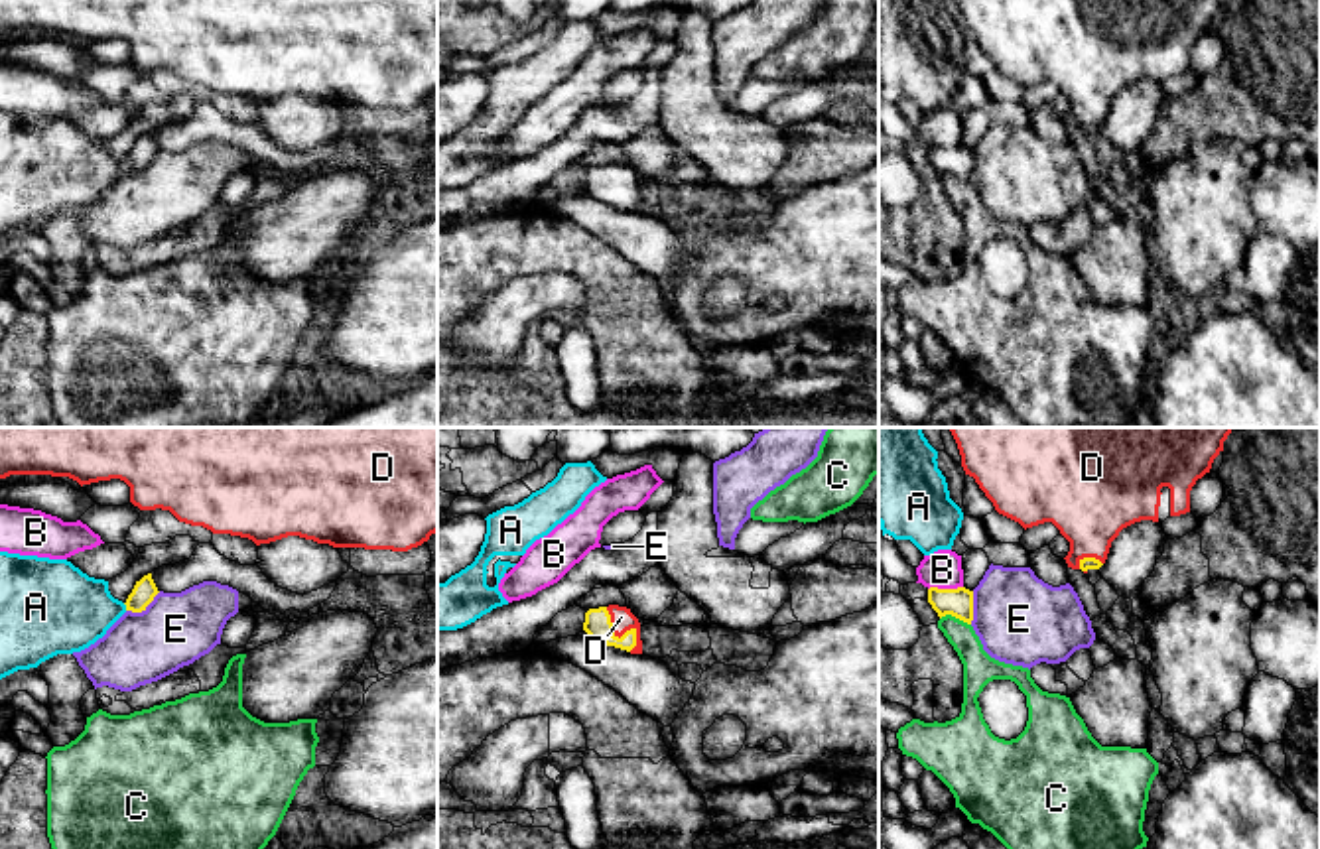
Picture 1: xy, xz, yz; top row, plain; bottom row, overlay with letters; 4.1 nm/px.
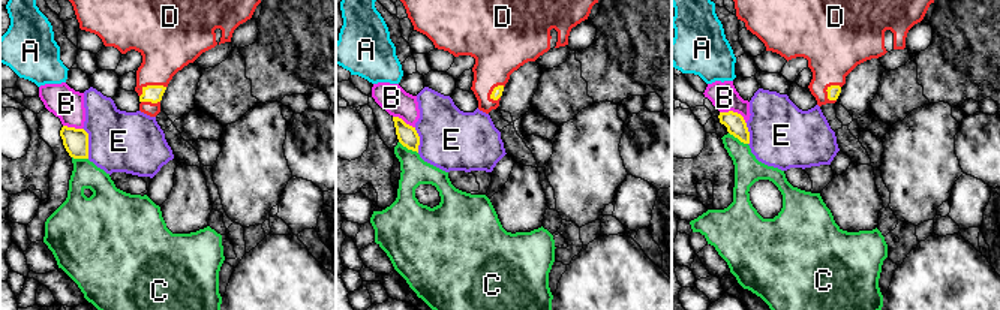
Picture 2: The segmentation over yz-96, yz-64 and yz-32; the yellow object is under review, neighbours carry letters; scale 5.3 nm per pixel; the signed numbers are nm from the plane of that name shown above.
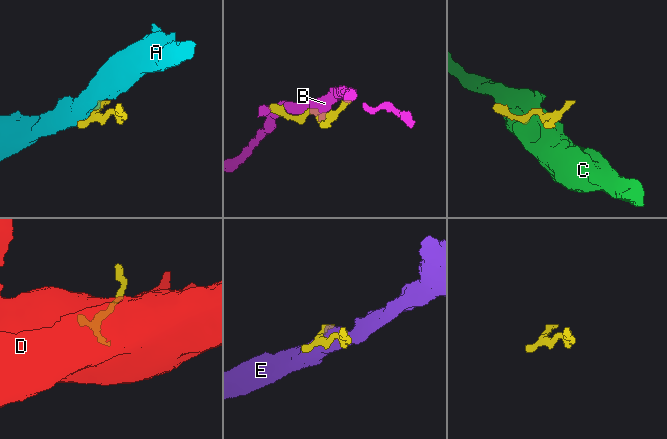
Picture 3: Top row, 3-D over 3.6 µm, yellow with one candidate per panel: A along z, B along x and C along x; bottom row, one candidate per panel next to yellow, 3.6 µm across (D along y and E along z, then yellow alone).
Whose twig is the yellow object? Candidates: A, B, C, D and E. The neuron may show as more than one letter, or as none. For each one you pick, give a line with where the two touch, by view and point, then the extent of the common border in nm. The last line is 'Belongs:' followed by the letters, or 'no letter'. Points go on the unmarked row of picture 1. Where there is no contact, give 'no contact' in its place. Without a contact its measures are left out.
D: meets yellow in xz at (623, 194); contact 220 nm long
Belongs: D

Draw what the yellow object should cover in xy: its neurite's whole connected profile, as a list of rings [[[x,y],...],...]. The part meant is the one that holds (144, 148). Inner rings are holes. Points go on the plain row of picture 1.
[[[152,132],[144,134],[140,140],[136,140],[132,152],[126,158],[126,169],[142,171],[146,165],[154,160],[158,154],[158,146],[152,138]]]

